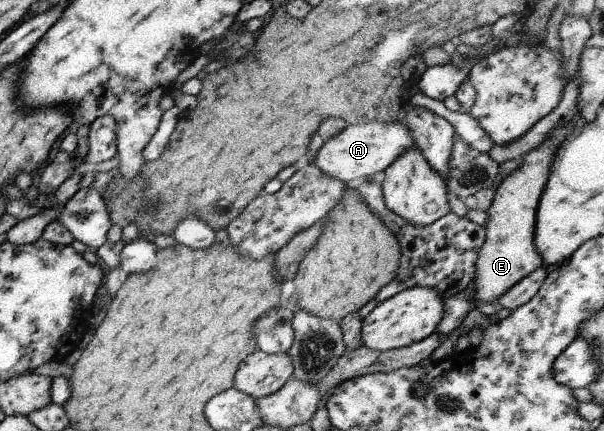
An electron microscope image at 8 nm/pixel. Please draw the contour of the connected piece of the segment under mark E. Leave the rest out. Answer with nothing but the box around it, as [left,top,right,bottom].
[472,124,576,305]

